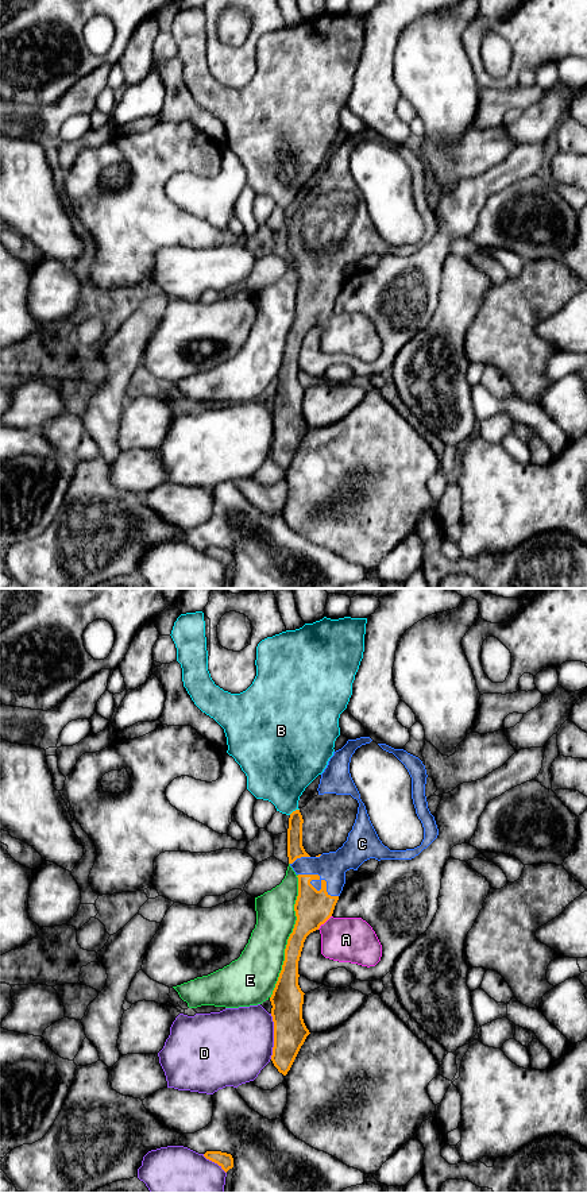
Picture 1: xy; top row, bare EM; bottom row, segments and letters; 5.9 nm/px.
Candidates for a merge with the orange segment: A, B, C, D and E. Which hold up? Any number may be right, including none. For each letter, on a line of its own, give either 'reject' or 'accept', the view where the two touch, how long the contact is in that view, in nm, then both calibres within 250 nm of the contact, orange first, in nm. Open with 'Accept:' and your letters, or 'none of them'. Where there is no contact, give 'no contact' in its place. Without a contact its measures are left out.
Accept: A, C
A: accept; contact in xy; length 120 nm; calibres 220 and 280 nm
B: reject; contact in xy; length 70 nm; calibres 100 and 360 nm
C: accept; contact in xy; length 280 nm; calibres 220 and 180 nm
D: reject; contact in xy; length 280 nm; calibres 190 and 440 nm
E: reject; contact in xy; length 750 nm; calibres 220 and 260 nm

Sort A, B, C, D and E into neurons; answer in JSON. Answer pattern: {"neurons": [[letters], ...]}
{"neurons": [["A", "C"], ["B"], ["D", "E"]]}

